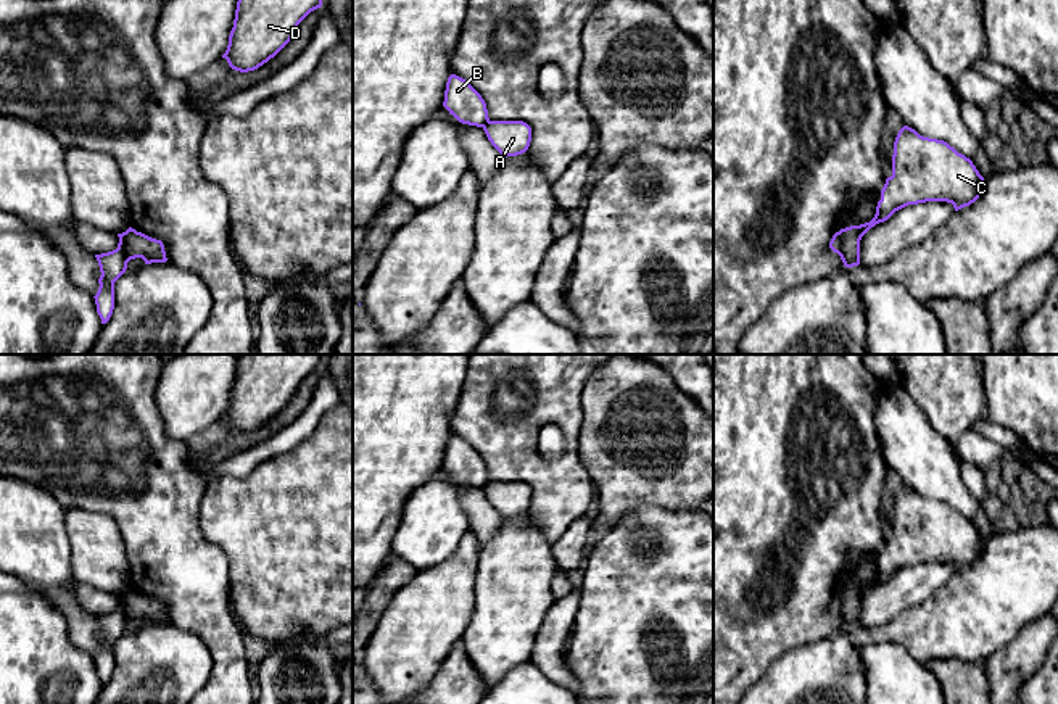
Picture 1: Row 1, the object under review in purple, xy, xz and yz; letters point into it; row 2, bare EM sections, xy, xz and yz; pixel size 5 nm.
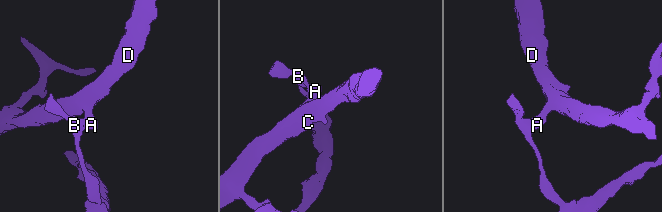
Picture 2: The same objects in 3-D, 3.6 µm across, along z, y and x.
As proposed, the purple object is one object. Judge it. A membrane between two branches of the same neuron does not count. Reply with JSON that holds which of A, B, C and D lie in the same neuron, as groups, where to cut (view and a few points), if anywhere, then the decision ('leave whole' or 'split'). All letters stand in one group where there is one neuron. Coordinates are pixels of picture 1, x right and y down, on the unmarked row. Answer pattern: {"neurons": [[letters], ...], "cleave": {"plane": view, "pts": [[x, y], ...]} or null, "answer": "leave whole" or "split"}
{"neurons": [["A", "C", "D"], ["B"]], "cleave": {"plane": "yz", "pts": [[839, 592], [839, 614], [846, 625]]}, "answer": "split"}

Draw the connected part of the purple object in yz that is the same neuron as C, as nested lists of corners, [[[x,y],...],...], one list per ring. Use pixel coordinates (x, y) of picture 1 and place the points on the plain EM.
[[[903,487],[894,503],[892,536],[881,551],[874,578],[839,591],[845,628],[860,625],[862,598],[895,572],[926,562],[947,562],[958,572],[979,559],[982,543],[973,522],[947,503]]]

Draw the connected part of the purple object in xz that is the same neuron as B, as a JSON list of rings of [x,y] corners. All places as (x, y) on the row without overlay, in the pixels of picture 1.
[[[456,435],[448,438],[443,467],[462,485],[485,488],[490,482],[481,456]]]

